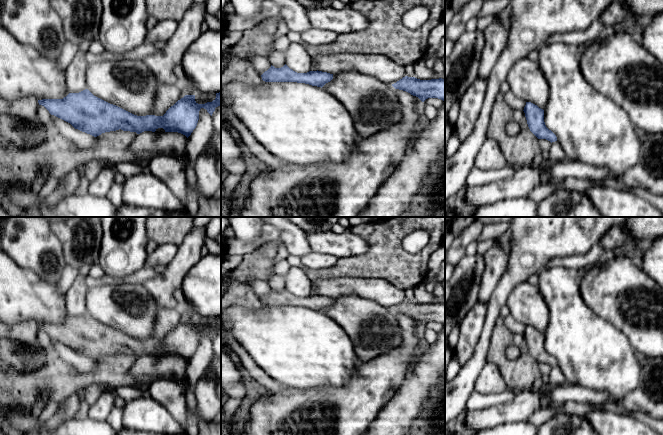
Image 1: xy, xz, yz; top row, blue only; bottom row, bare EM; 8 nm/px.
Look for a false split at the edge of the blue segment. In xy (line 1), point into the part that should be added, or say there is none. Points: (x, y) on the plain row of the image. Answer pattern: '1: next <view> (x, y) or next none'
1: next none

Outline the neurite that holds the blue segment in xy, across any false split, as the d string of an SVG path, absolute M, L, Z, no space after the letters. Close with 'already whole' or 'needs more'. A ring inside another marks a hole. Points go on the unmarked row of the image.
M88 313L69 317L63 323L42 323L38 327L51 339L94 361L119 353L140 358L163 352L165 356L178 356L188 362L197 350L201 332L212 340L215 332L221 330L221 316L216 317L212 326L205 328L198 328L195 319L185 319L163 340L134 339L94 320Z; already whole

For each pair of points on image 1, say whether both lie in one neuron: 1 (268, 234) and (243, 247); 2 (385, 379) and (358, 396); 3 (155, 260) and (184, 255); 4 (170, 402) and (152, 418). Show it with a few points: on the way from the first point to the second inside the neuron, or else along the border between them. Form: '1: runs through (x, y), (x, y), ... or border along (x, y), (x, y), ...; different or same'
1: runs through (262, 240), (249, 247); same
2: runs through (378, 379), (365, 392); same
3: border along (178, 246), (176, 255), (165, 266); different
4: border along (149, 395), (158, 401), (181, 424); different

